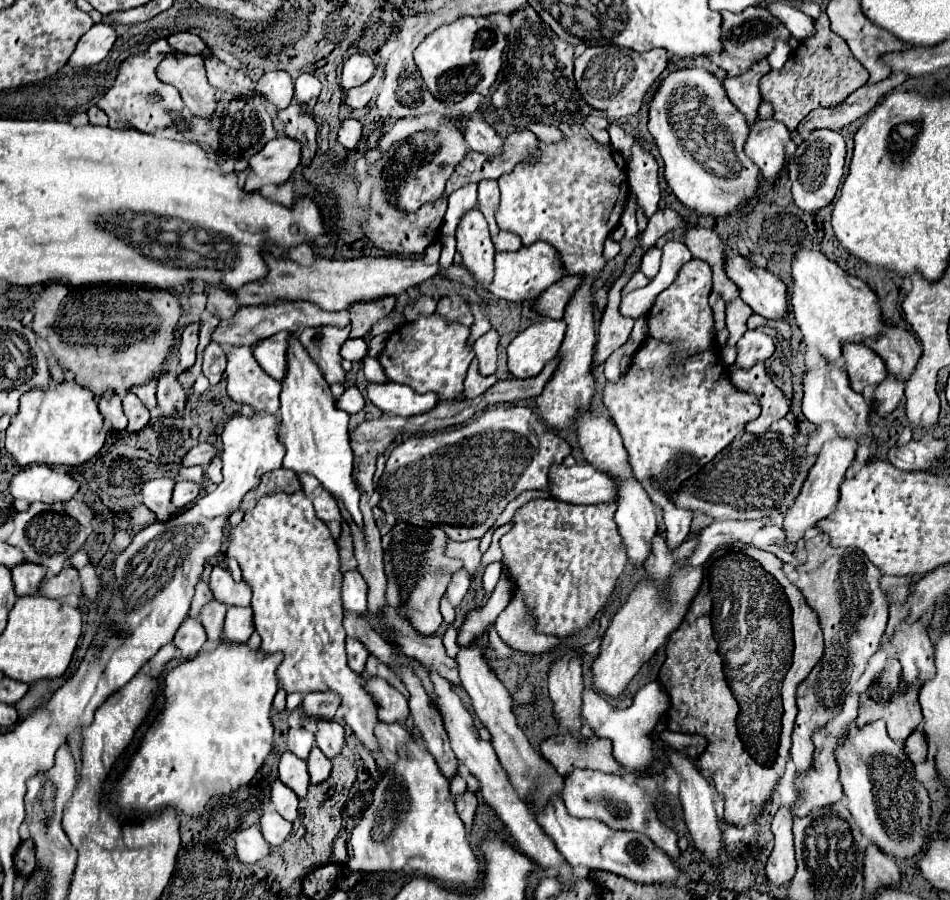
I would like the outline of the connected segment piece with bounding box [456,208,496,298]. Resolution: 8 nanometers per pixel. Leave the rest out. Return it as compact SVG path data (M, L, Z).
M478 208L468 210L460 218L460 224L456 228L456 242L464 266L478 280L476 294L488 298L490 292L484 286L488 286L488 282L492 280L492 256L496 254L496 250L490 240L488 224Z

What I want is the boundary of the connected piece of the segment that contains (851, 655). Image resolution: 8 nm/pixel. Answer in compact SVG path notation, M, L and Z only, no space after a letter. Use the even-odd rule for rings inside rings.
M812 538L806 542L806 552L802 550L790 554L775 545L765 550L774 553L783 562L798 566L798 576L792 582L800 588L812 610L818 614L818 622L824 632L824 656L796 690L798 714L792 730L790 756L798 772L804 772L812 766L812 732L840 712L844 696L864 674L868 660L878 650L880 638L884 636L890 604L880 588L880 570L866 558L864 552L856 548L832 548L824 544L822 538Z

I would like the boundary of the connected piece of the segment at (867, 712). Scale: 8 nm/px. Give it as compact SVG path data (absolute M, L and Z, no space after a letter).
M890 656L886 660L884 670L870 684L870 688L864 692L864 696L860 696L860 702L862 702L862 706L858 708L856 724L864 726L874 720L884 720L888 735L894 741L906 740L910 736L910 732L916 730L916 726L922 722L922 712L920 712L920 704L918 704L918 690L916 690L916 686L912 686L910 690L904 690L902 666L894 656Z

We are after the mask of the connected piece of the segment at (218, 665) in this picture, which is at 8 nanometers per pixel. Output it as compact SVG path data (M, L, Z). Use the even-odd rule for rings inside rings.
M218 644L214 650L200 652L196 658L182 662L166 676L164 710L148 728L138 752L128 768L112 784L110 798L122 810L154 814L164 808L176 808L186 816L200 816L212 796L232 794L248 784L260 770L272 750L272 698L278 690L276 670L284 659L283 652L266 653L250 650L246 644Z

